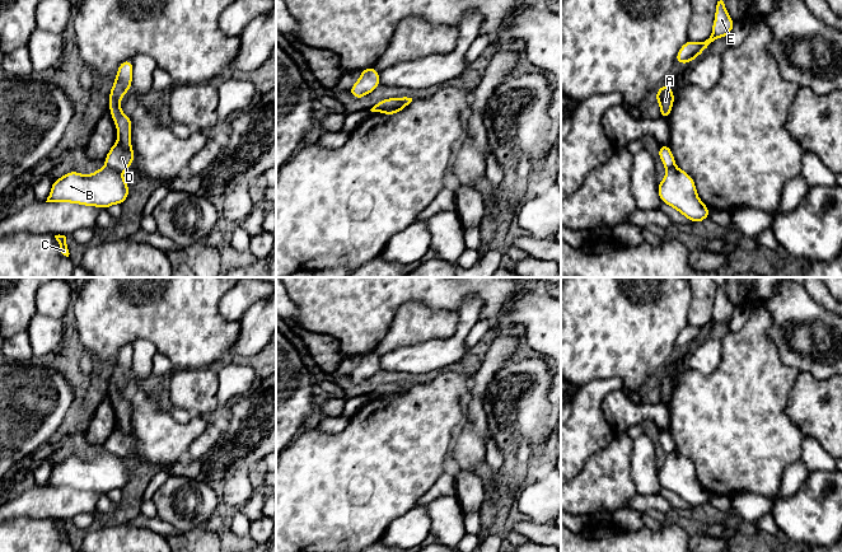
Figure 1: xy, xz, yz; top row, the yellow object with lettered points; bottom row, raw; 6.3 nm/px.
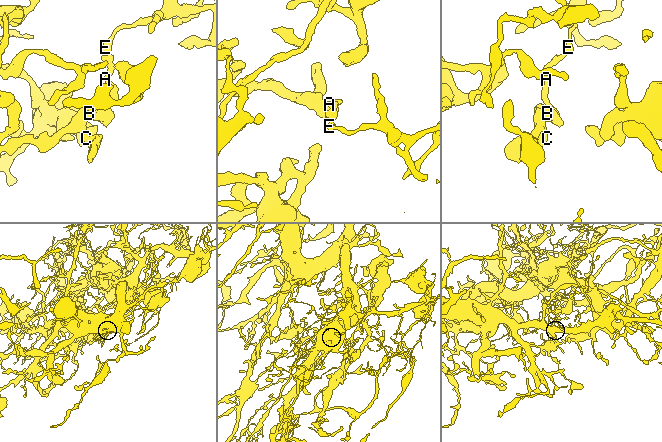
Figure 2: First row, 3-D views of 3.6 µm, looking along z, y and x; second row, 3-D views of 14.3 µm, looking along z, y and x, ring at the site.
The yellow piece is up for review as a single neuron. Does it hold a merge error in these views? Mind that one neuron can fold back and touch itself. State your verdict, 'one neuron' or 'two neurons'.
two neurons

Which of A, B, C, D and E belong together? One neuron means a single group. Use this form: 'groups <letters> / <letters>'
groups A D E / B C

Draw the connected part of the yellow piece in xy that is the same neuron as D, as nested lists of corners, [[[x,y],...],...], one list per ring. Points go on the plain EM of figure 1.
[[[131,343],[120,348],[114,368],[108,380],[109,397],[116,408],[118,425],[104,443],[107,452],[116,457],[126,457],[134,448],[135,436],[131,432],[132,406],[121,396],[121,384],[131,374],[134,350]]]

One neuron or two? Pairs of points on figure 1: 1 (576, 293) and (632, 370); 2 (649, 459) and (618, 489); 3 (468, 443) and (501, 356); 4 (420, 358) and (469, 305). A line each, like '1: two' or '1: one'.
1: one
2: two
3: one
4: one

